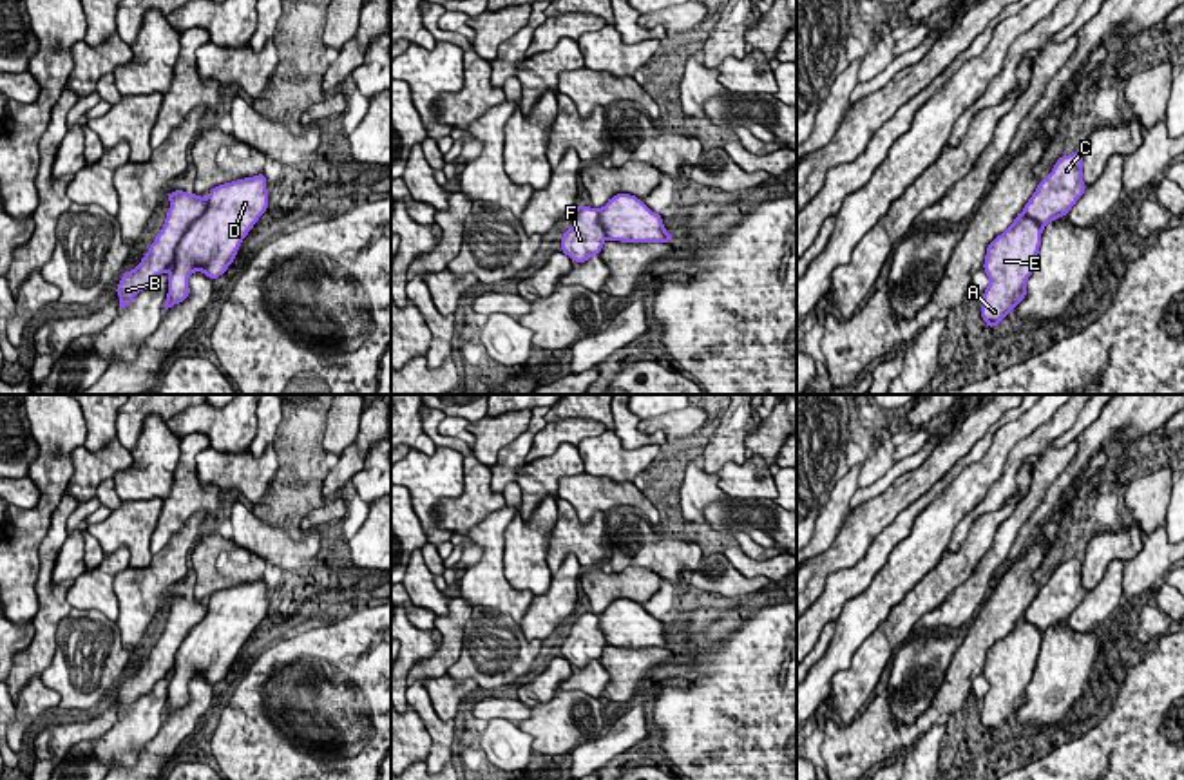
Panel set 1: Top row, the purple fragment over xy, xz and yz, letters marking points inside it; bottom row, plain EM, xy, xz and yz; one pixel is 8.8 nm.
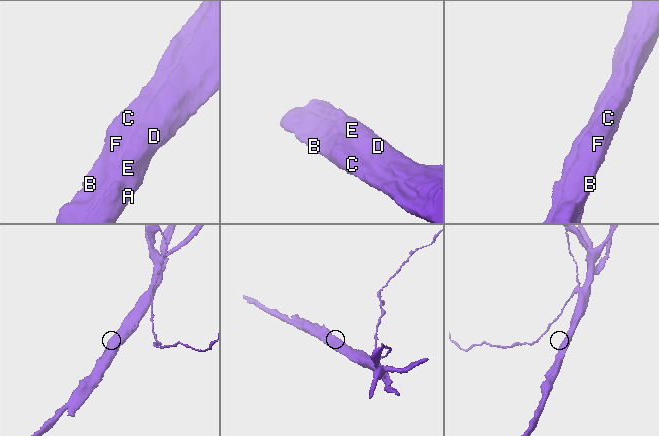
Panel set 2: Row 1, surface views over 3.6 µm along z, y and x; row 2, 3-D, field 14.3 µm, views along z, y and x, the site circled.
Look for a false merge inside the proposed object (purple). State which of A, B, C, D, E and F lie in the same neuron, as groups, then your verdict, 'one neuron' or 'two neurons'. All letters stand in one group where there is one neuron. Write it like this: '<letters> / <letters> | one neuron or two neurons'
A D E / B C F | two neurons

